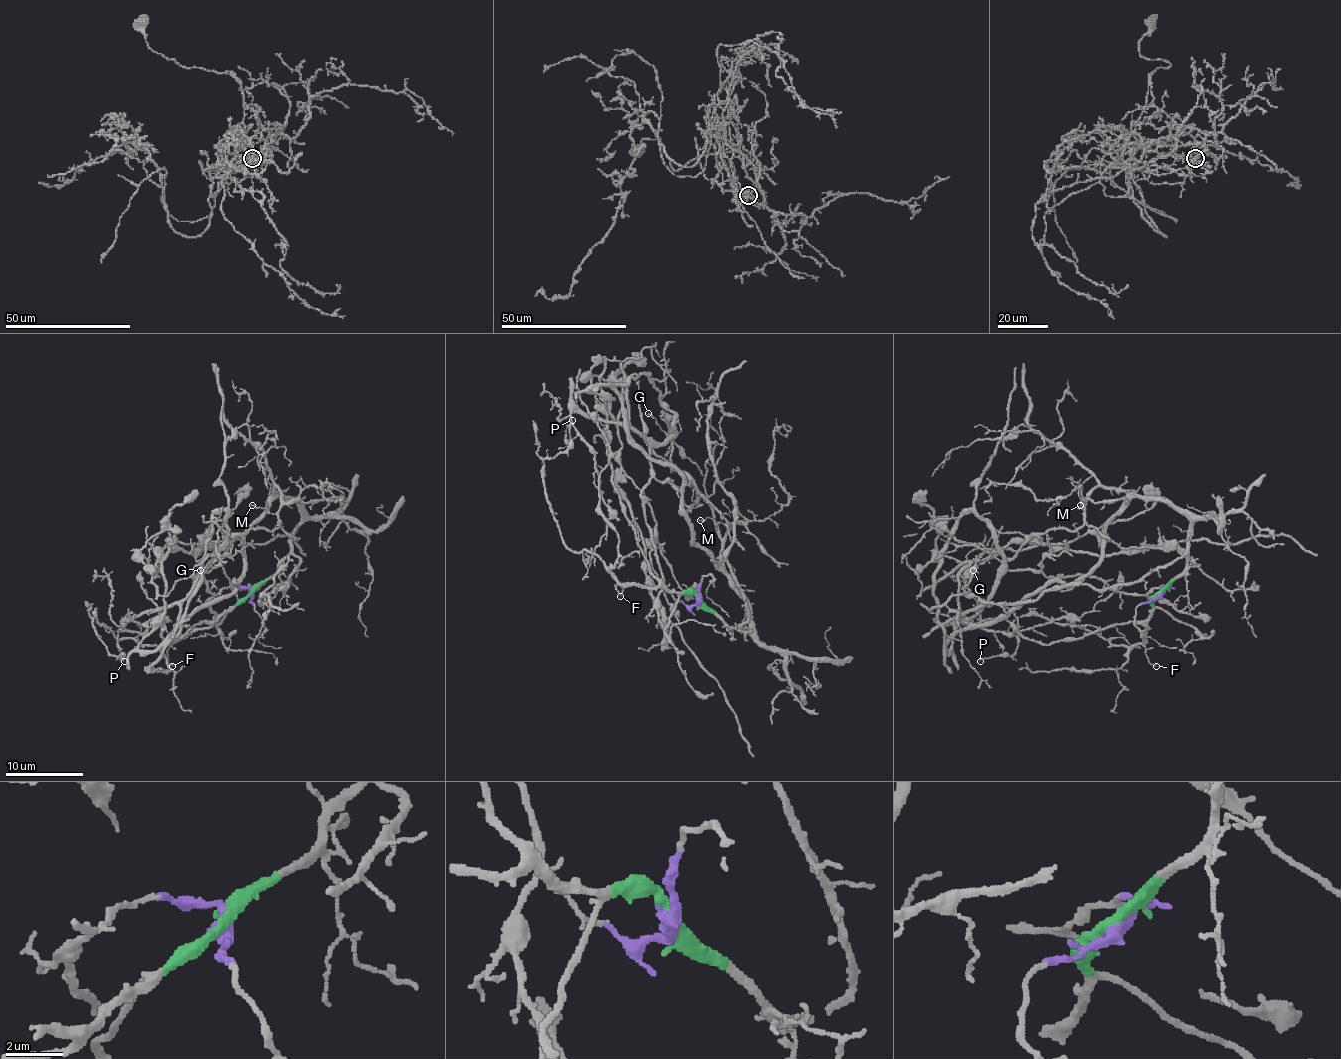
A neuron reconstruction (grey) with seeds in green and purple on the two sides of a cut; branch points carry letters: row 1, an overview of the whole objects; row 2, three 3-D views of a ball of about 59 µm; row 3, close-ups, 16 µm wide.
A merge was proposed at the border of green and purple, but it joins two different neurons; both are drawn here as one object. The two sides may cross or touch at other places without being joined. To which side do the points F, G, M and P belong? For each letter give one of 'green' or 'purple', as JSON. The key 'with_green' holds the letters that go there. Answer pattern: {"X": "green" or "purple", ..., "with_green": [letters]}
{"F": "green", "G": "purple", "M": "green", "P": "green", "with_green": ["F", "M", "P"]}

